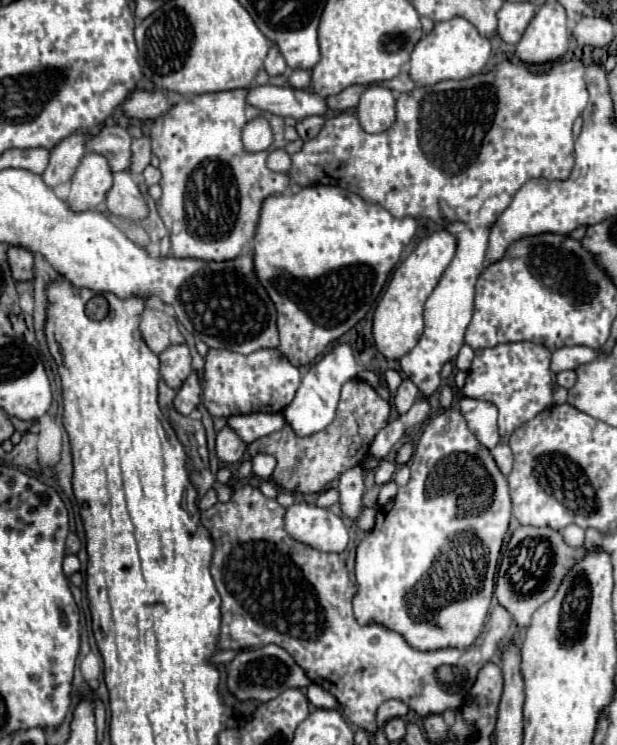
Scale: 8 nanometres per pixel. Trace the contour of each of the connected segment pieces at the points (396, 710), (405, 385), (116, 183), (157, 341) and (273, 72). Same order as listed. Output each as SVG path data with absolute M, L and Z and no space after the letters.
M387 700L377 710L377 726L383 728L385 722L391 720L393 716L407 716L407 714L409 714L409 708L403 702L399 702L399 700Z
M405 378L405 380L401 382L397 394L395 394L395 406L397 406L397 412L399 412L399 414L409 412L409 408L415 404L417 396L419 396L417 386L415 386L409 378Z
M115 172L113 174L113 188L109 190L105 204L111 214L127 216L133 220L143 220L149 214L145 196L141 194L139 186L133 182L129 172Z
M145 308L143 320L141 320L141 334L147 342L147 346L155 352L161 354L173 344L183 344L185 338L177 330L177 320L173 316L167 316L159 310Z
M273 44L267 58L265 58L265 70L269 72L269 76L277 76L277 74L283 74L285 72L285 60L279 52L279 46Z

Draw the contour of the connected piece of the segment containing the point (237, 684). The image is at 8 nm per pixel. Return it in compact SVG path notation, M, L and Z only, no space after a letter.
M267 644L263 648L251 650L251 652L241 652L229 664L229 670L227 670L227 686L239 700L255 698L261 702L269 702L289 688L305 688L309 684L311 684L311 680L305 674L305 670L299 668L299 664L293 660L293 656L277 644Z

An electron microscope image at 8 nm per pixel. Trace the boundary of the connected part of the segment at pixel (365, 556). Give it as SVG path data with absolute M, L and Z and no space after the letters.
M455 406L447 408L443 414L435 416L427 424L427 428L425 428L425 432L423 432L423 436L421 436L421 440L417 444L417 450L415 450L415 454L409 460L409 468L411 468L409 484L401 486L397 496L391 502L387 502L377 512L375 526L365 534L365 538L357 546L357 558L355 558L357 592L353 596L353 616L355 616L355 620L359 624L379 624L379 626L385 626L385 628L401 634L411 648L421 650L421 652L431 652L431 650L441 650L441 648L465 650L481 634L485 618L487 618L487 610L489 610L489 604L491 604L491 596L493 596L495 568L497 568L497 560L499 560L499 552L501 552L501 546L503 546L503 538L505 538L505 532L507 532L509 520L511 520L511 498L509 498L507 478L497 468L497 464L491 458L489 450L483 448L477 442L477 438L471 434L463 414Z

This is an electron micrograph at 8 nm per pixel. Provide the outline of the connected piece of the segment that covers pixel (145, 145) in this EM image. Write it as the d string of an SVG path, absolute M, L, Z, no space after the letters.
M149 136L133 138L133 168L129 170L131 174L143 172L143 168L151 162L151 140Z

